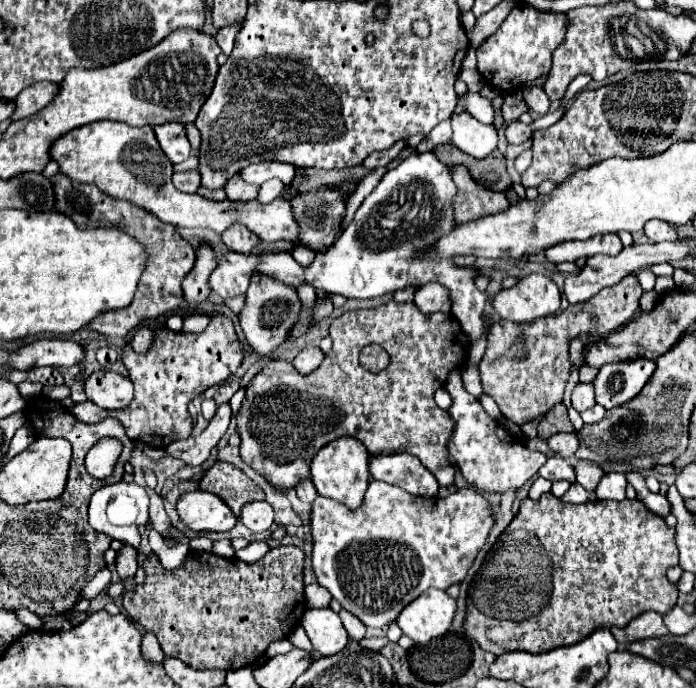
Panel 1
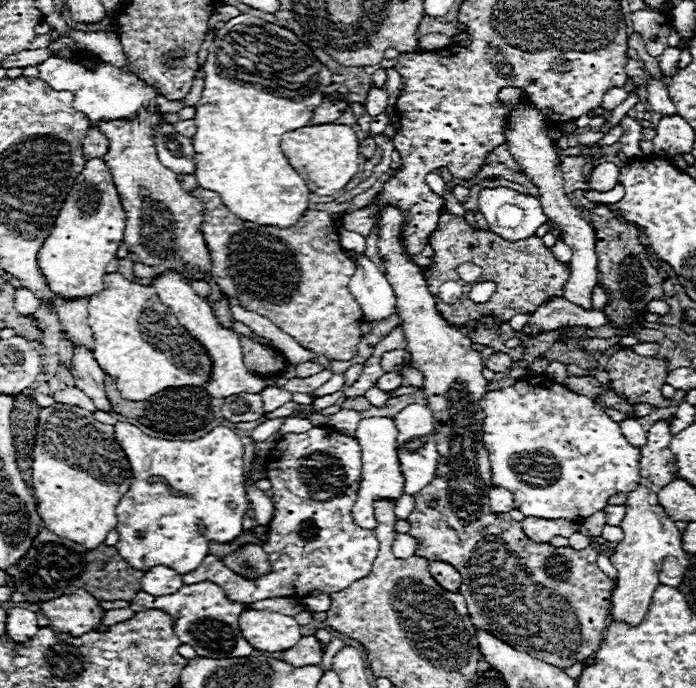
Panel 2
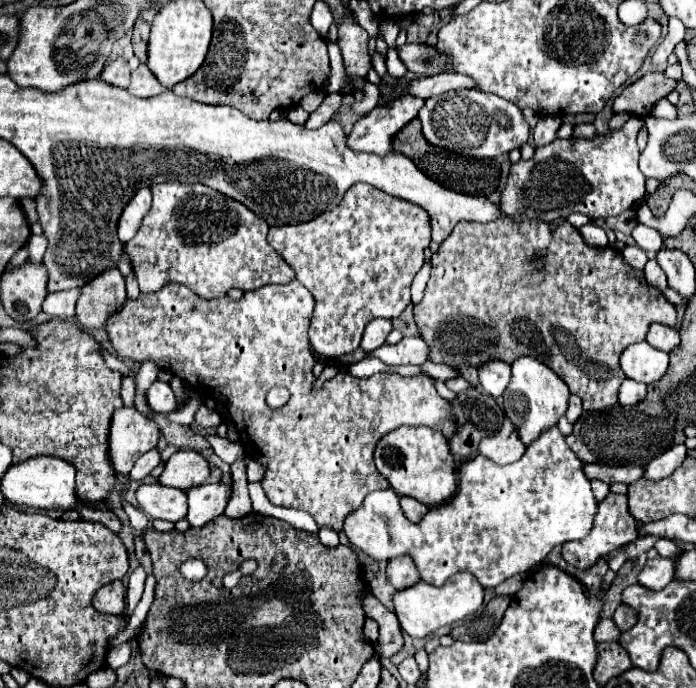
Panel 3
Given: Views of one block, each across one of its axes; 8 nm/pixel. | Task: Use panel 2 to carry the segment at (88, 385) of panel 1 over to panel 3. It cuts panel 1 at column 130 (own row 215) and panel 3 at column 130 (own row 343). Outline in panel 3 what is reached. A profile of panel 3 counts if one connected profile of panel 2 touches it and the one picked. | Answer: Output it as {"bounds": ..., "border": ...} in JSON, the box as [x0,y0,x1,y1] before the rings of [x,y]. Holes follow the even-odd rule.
{"bounds":[108,408,160,474],"border":[[[118,408],[112,416],[108,438],[112,466],[118,474],[128,474],[144,452],[158,446],[158,440],[160,430],[152,418],[140,414],[136,408]]]}

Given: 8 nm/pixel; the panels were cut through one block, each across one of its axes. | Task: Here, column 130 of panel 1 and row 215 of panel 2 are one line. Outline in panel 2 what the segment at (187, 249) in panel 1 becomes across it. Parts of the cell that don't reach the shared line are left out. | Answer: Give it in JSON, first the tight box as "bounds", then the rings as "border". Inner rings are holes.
{"bounds":[192,188,364,360],"border":[[[196,188],[192,196],[204,206],[204,238],[220,290],[236,298],[244,310],[272,320],[304,348],[330,360],[352,360],[358,352],[364,316],[348,290],[356,264],[338,242],[334,218],[308,210],[292,228],[258,226],[234,216],[212,190]]]}

